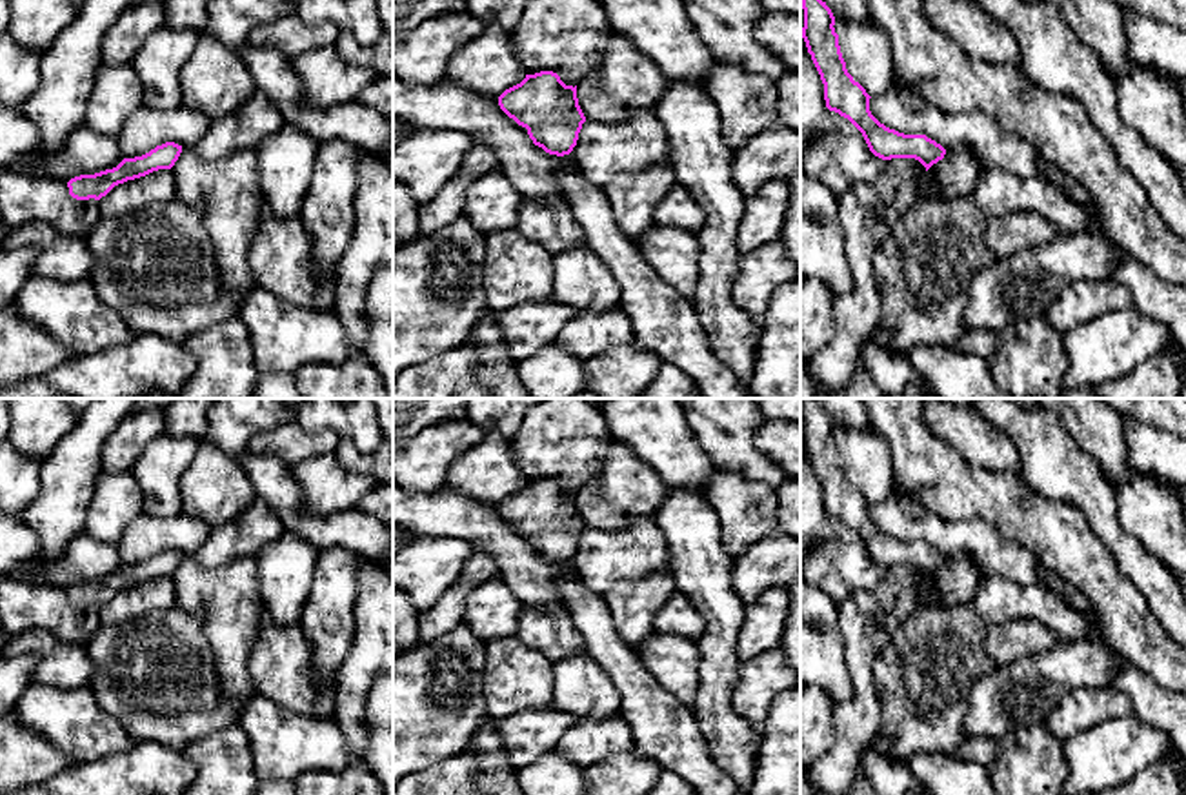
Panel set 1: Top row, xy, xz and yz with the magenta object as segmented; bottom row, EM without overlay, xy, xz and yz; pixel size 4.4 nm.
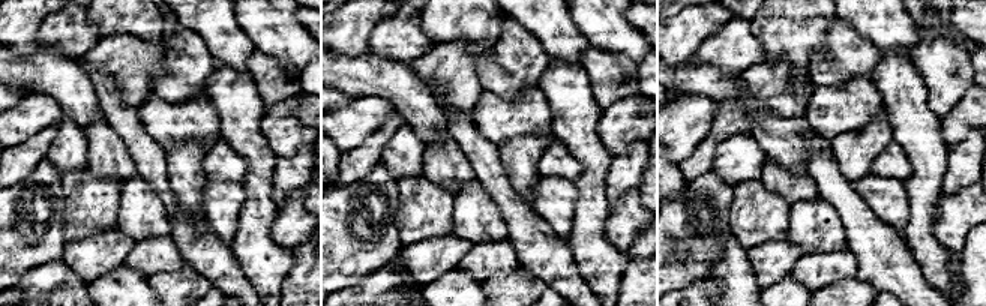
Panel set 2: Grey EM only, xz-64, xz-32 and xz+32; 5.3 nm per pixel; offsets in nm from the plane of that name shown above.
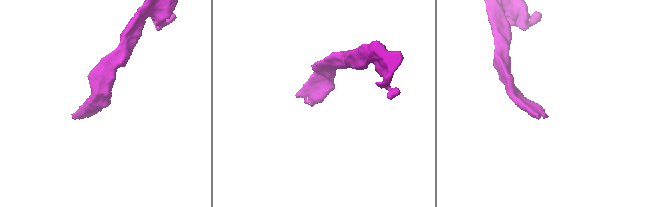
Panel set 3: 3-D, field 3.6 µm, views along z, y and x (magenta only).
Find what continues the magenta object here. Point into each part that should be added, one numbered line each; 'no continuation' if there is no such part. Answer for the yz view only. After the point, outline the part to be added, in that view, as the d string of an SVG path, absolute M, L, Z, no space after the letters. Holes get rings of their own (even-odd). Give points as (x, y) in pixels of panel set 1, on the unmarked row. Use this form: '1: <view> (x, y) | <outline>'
no continuation

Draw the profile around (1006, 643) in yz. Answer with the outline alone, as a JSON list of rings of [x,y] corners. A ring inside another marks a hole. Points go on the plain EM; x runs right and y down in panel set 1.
[[[1010,620],[988,624],[984,649],[993,666],[1008,666],[1022,657],[1042,655],[1059,637],[1039,620]]]

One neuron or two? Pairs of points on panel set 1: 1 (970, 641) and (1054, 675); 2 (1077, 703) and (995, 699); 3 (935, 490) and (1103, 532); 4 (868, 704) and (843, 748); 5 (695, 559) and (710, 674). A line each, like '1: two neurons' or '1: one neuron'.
1: two neurons
2: two neurons
3: two neurons
4: one neuron
5: one neuron

